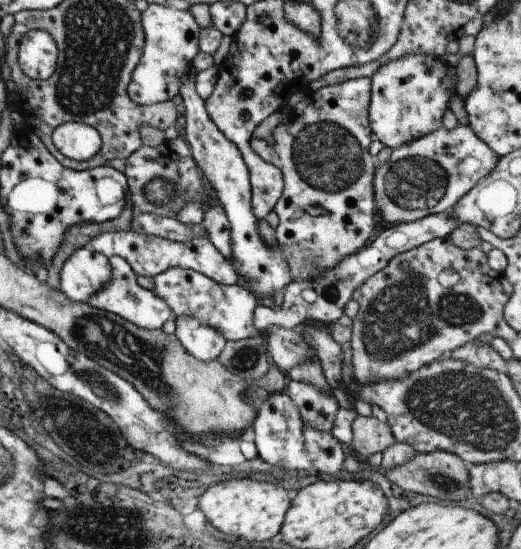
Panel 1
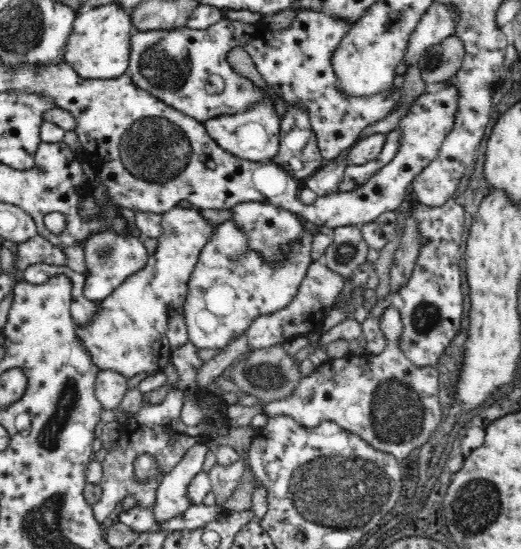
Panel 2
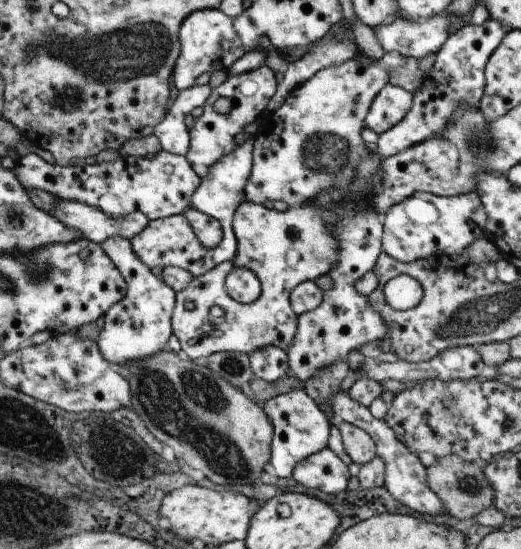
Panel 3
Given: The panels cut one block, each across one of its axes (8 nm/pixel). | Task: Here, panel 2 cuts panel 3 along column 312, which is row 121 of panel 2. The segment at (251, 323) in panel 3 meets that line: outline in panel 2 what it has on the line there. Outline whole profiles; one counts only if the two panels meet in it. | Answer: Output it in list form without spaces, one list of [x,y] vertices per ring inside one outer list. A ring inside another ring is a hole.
[[[260,100],[254,108],[242,114],[234,114],[234,116],[224,114],[218,118],[210,118],[204,122],[204,126],[208,134],[218,142],[218,146],[228,150],[236,158],[244,158],[250,162],[268,162],[276,158],[276,154],[280,154],[282,120],[278,118],[276,104],[272,100]]]

